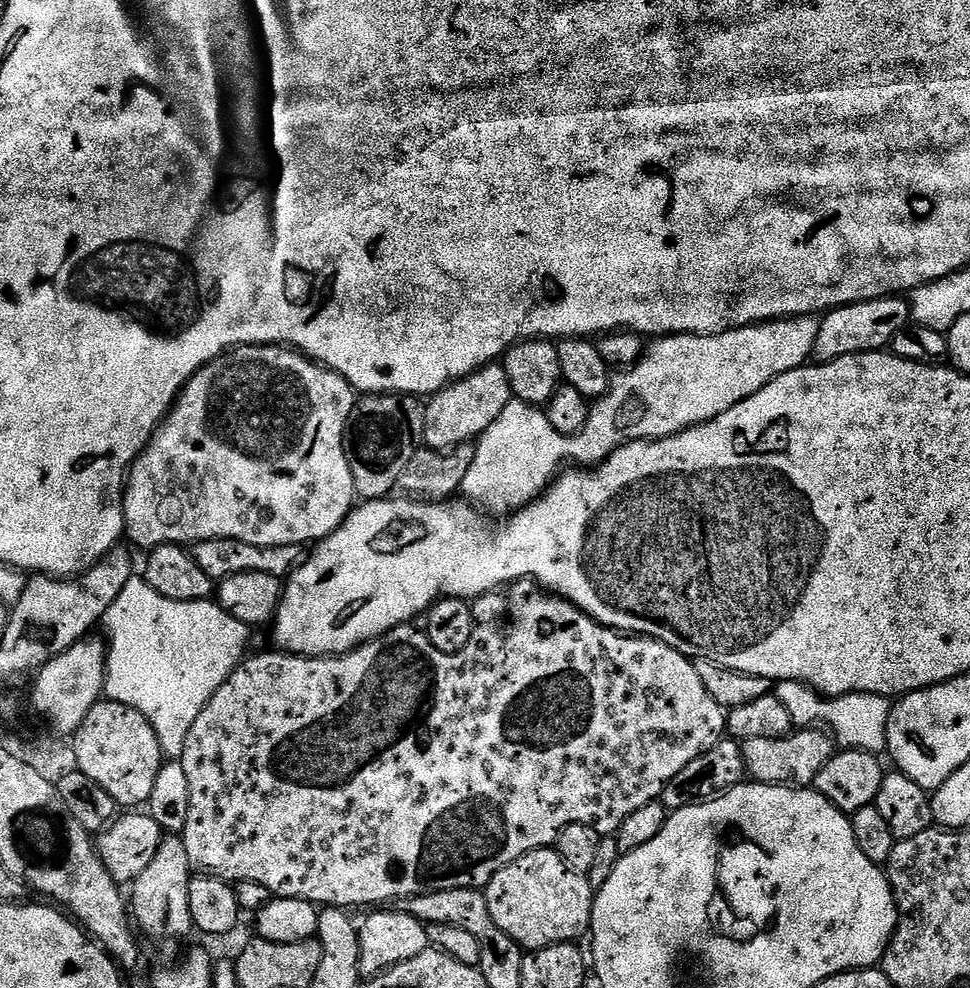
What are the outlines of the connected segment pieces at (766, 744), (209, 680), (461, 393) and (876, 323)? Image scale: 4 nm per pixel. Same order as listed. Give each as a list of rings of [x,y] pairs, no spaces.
[[[804,726],[793,731],[791,736],[754,738],[745,741],[745,756],[748,759],[748,772],[751,779],[762,784],[811,785],[815,781],[816,775],[823,770],[838,751],[837,741],[827,731],[824,733],[819,732],[820,730],[816,726]]]
[[[140,574],[133,575],[132,580],[126,582],[126,587],[122,589],[122,594],[118,594],[118,598],[114,598],[114,606],[110,606],[110,610],[104,615],[102,624],[103,627],[108,627],[108,634],[110,636],[106,642],[108,649],[107,695],[113,700],[122,701],[123,704],[132,705],[132,707],[151,720],[160,738],[160,747],[163,748],[165,757],[183,757],[184,743],[190,734],[190,726],[194,726],[194,718],[198,718],[198,714],[202,714],[206,702],[210,702],[213,694],[226,683],[228,677],[232,675],[232,672],[245,659],[246,653],[249,651],[249,649],[247,650],[248,632],[250,632],[249,625],[244,624],[238,617],[232,616],[227,609],[220,607],[219,603],[213,602],[211,599],[175,600],[174,598],[168,598],[159,592],[157,588],[152,587],[151,583]]]
[[[503,363],[487,364],[471,372],[466,378],[457,380],[427,401],[424,421],[424,444],[437,450],[451,450],[475,441],[506,410],[513,400],[512,382]]]
[[[899,295],[883,296],[881,300],[863,300],[823,313],[816,339],[815,359],[820,362],[837,360],[850,354],[878,352],[887,349],[892,339],[910,322],[910,304]]]

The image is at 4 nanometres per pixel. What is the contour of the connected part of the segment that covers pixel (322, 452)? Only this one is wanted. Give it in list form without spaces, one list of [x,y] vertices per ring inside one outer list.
[[[245,346],[245,347],[243,347],[243,348],[234,348],[234,349],[231,349],[231,350],[229,350],[229,351],[227,351],[227,352],[225,352],[225,353],[224,353],[224,355],[222,355],[222,356],[220,356],[220,357],[219,357],[219,358],[218,358],[218,359],[216,359],[216,360],[212,360],[212,361],[211,361],[211,362],[209,362],[209,363],[208,363],[208,364],[207,364],[207,366],[205,366],[205,368],[203,368],[203,369],[202,369],[202,370],[200,370],[200,371],[198,371],[198,372],[196,372],[196,373],[195,373],[195,375],[193,375],[193,376],[192,376],[192,377],[191,377],[191,379],[189,379],[189,380],[188,380],[188,382],[187,382],[187,384],[186,384],[186,386],[185,386],[185,387],[184,387],[184,389],[182,389],[182,390],[181,390],[181,392],[180,392],[180,396],[179,396],[179,397],[178,397],[178,399],[176,399],[176,403],[175,403],[175,404],[173,404],[173,405],[172,405],[172,408],[171,408],[171,410],[170,410],[170,411],[169,411],[169,412],[168,412],[168,416],[167,416],[167,418],[166,418],[166,419],[164,419],[164,422],[163,422],[163,424],[161,424],[161,425],[160,425],[160,427],[159,427],[159,428],[157,428],[157,429],[156,429],[156,433],[155,433],[155,434],[153,434],[153,436],[152,436],[152,441],[150,441],[150,443],[148,443],[148,444],[147,444],[147,446],[145,446],[145,448],[144,448],[144,452],[143,452],[143,454],[141,454],[141,455],[140,455],[140,456],[139,456],[139,457],[138,457],[138,459],[137,459],[137,460],[135,460],[135,461],[134,461],[134,463],[133,463],[133,464],[132,464],[132,466],[131,466],[131,468],[129,468],[129,469],[128,469],[128,474],[127,474],[127,477],[126,477],[126,487],[125,487],[125,490],[124,490],[124,512],[125,512],[125,523],[126,523],[126,536],[127,536],[127,539],[128,539],[128,540],[129,540],[129,541],[130,541],[130,540],[131,540],[131,539],[132,539],[132,540],[133,540],[133,542],[134,542],[134,543],[136,543],[136,544],[141,544],[141,546],[142,546],[142,547],[144,547],[144,550],[151,550],[151,549],[153,549],[153,548],[156,548],[156,547],[157,547],[157,546],[158,546],[158,545],[160,545],[160,544],[182,544],[182,545],[185,545],[185,546],[194,546],[194,545],[195,545],[195,544],[196,544],[196,543],[197,543],[197,541],[199,541],[199,540],[213,540],[213,539],[214,539],[214,538],[234,538],[234,539],[235,539],[235,540],[241,540],[241,541],[242,541],[242,542],[250,542],[250,543],[251,543],[251,544],[254,544],[254,545],[256,545],[256,546],[294,546],[294,545],[295,545],[295,544],[298,544],[298,545],[301,545],[301,546],[312,546],[312,545],[315,545],[315,544],[316,544],[316,543],[317,543],[317,542],[319,542],[319,541],[322,541],[322,540],[324,540],[324,539],[325,539],[325,538],[327,538],[327,536],[329,536],[329,535],[330,535],[330,534],[334,534],[334,530],[338,530],[338,529],[339,529],[339,528],[340,528],[340,527],[341,527],[341,526],[342,526],[342,524],[343,524],[343,523],[344,523],[344,522],[346,522],[346,518],[347,518],[347,517],[348,517],[348,515],[349,515],[349,514],[350,514],[350,513],[351,513],[351,512],[352,512],[352,510],[353,510],[353,508],[355,508],[355,507],[357,507],[357,504],[358,504],[358,493],[357,493],[357,490],[356,490],[356,473],[355,473],[355,471],[354,471],[354,464],[353,464],[353,461],[352,461],[352,460],[351,460],[351,459],[350,459],[350,456],[349,456],[349,460],[350,460],[350,461],[348,461],[348,456],[347,456],[347,454],[346,454],[346,453],[344,453],[344,435],[346,435],[346,434],[347,434],[347,432],[348,432],[348,435],[349,435],[349,432],[350,432],[350,421],[351,421],[351,420],[352,420],[352,419],[353,419],[353,416],[354,416],[354,413],[355,413],[355,410],[356,410],[356,401],[357,401],[357,399],[358,399],[358,396],[357,396],[357,393],[356,393],[356,392],[355,392],[355,391],[354,391],[354,389],[353,389],[353,387],[352,387],[352,385],[351,385],[351,384],[349,384],[349,382],[348,382],[348,379],[346,379],[346,378],[345,378],[345,376],[342,376],[342,375],[340,375],[340,373],[338,373],[338,372],[335,372],[335,371],[333,371],[333,370],[332,370],[332,369],[331,369],[331,368],[328,368],[328,367],[325,367],[325,366],[324,366],[324,364],[322,364],[322,363],[320,363],[320,362],[317,362],[317,361],[316,361],[316,360],[315,360],[315,359],[313,359],[313,357],[310,357],[310,356],[308,356],[308,355],[305,355],[305,354],[292,354],[292,355],[296,355],[296,356],[272,356],[272,352],[273,352],[273,349],[272,349],[272,348],[271,348],[271,347],[268,347],[268,346]]]

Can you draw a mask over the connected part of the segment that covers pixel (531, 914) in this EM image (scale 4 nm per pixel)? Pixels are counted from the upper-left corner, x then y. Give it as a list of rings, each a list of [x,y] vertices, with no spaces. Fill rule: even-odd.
[[[555,847],[539,848],[518,858],[510,866],[498,870],[486,885],[488,909],[496,923],[505,934],[517,944],[528,950],[549,948],[552,944],[566,944],[579,941],[583,932],[592,927],[592,905],[594,885],[583,871],[568,864]]]

